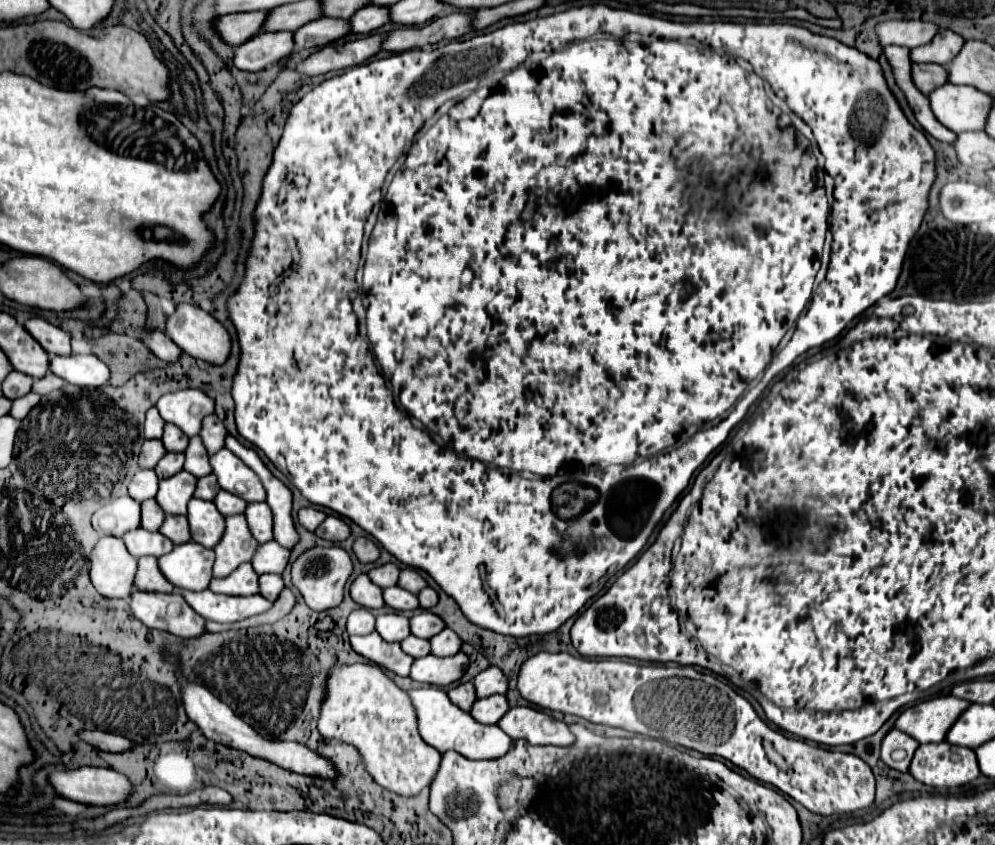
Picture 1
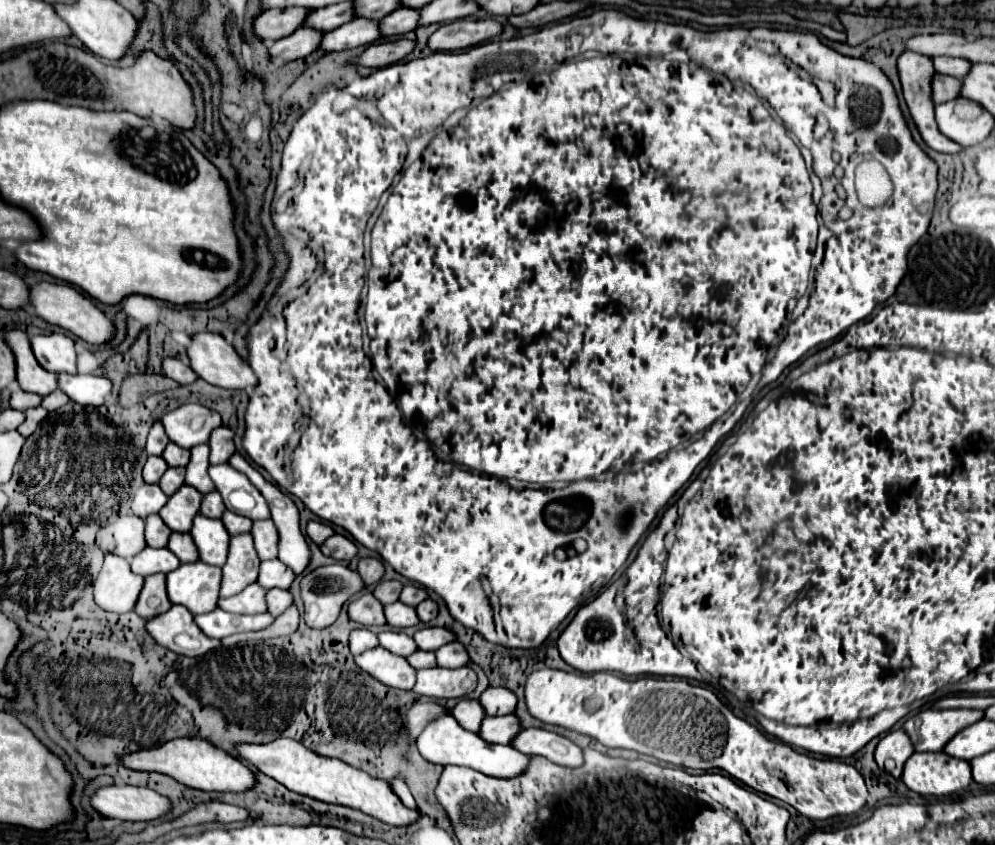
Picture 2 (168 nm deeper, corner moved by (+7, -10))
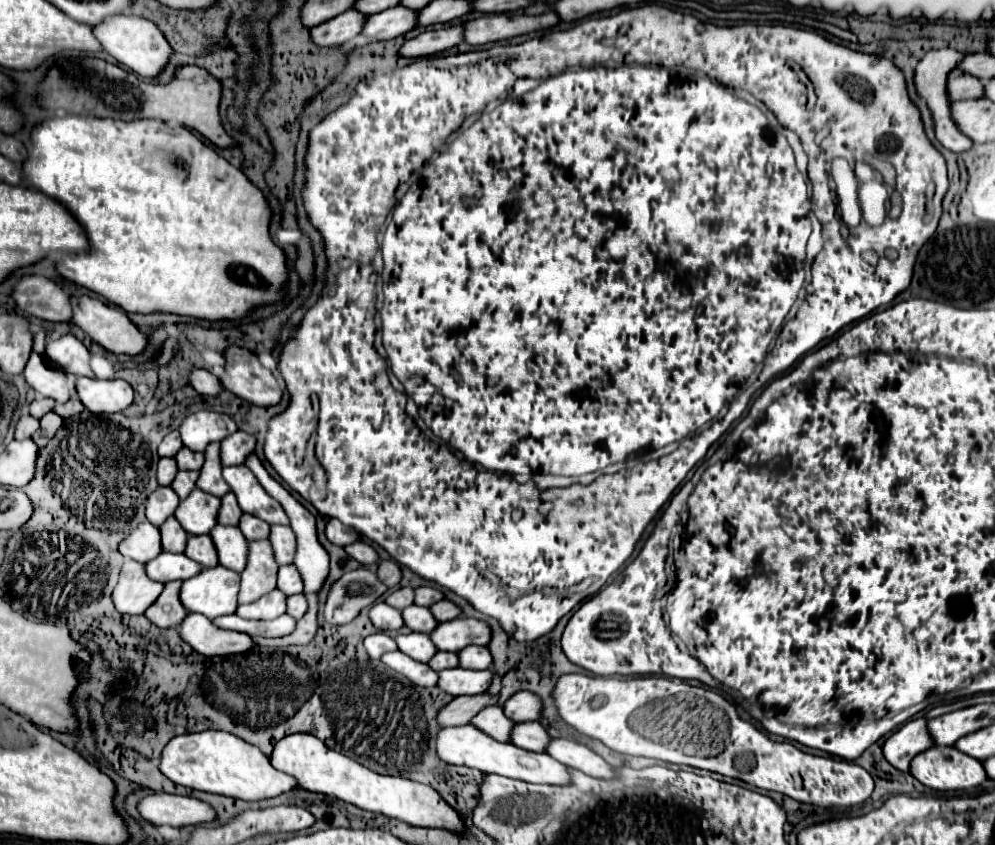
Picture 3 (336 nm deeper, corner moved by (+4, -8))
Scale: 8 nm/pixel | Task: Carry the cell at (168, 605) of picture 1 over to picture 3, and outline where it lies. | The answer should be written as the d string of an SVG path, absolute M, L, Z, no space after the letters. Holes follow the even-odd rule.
M187 613L177 631L187 645L191 645L197 653L205 657L235 655L251 649L253 645L249 635L239 631L215 629L215 625L211 625L211 621L199 613Z

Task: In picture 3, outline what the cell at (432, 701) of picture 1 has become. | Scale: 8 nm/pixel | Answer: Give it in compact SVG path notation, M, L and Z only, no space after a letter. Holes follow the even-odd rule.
M461 725L461 727L445 727L437 733L437 757L441 761L447 761L449 765L465 765L479 769L483 773L495 773L527 783L547 783L547 785L565 785L569 783L569 775L565 771L565 765L549 757L547 753L533 753L519 749L511 743L499 743L493 737L487 737L483 731L479 731L473 725Z

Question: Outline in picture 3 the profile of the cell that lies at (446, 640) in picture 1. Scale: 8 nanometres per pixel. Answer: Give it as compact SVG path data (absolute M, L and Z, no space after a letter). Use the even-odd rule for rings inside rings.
M467 645L467 649L457 651L459 667L463 669L489 669L491 667L491 653L479 645Z

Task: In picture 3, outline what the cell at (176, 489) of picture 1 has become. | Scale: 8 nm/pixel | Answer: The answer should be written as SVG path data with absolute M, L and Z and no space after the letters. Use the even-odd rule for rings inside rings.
M193 489L187 499L183 499L175 511L175 519L179 519L181 527L189 535L203 535L217 523L219 497L209 495L201 489Z

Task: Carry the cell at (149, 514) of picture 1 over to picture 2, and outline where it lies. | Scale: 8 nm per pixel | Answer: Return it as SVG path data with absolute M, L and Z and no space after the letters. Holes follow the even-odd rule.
M150 515L146 519L146 543L148 547L166 547L170 539L170 527L160 519L160 515Z

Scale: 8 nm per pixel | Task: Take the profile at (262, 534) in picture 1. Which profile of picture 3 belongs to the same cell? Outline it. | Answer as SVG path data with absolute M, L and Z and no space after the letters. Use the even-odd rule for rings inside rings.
M271 525L269 543L273 547L273 557L277 565L287 565L293 561L295 553L295 535L287 525Z

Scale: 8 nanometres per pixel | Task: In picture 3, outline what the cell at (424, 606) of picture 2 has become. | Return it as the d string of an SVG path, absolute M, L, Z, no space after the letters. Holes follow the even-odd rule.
M447 599L433 603L429 609L431 609L433 617L435 617L439 623L443 623L443 621L451 621L451 619L459 617L459 613L461 613L461 611L459 611L451 601L447 601Z

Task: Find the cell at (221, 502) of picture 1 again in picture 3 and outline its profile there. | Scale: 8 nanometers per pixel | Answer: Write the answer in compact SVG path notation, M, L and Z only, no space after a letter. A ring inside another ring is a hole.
M243 515L239 521L239 529L245 535L245 539L267 539L269 525L253 515Z

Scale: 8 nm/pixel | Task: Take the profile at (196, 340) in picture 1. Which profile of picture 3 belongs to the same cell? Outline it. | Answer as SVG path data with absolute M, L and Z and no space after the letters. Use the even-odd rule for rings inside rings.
M229 345L223 351L223 357L225 365L223 373L219 375L223 389L253 401L253 405L269 407L281 401L281 387L277 379L257 361L255 353L237 345Z

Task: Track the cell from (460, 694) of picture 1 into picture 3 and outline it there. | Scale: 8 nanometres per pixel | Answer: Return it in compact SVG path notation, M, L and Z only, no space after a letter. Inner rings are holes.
M487 705L471 719L471 725L475 725L477 729L481 729L483 733L497 741L509 741L513 721L503 715L503 709L499 705Z

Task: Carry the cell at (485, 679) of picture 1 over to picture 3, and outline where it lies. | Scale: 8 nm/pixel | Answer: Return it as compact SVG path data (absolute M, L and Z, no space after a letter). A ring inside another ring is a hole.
M517 691L505 701L503 713L515 723L517 721L535 721L541 717L541 701L539 701L539 697L535 697L529 691Z

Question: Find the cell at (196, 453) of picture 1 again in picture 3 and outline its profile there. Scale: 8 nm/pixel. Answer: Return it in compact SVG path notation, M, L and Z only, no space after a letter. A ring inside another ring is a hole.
M211 443L205 449L205 465L199 471L197 487L215 495L223 497L229 491L229 485L221 477L221 461L219 461L219 443Z

